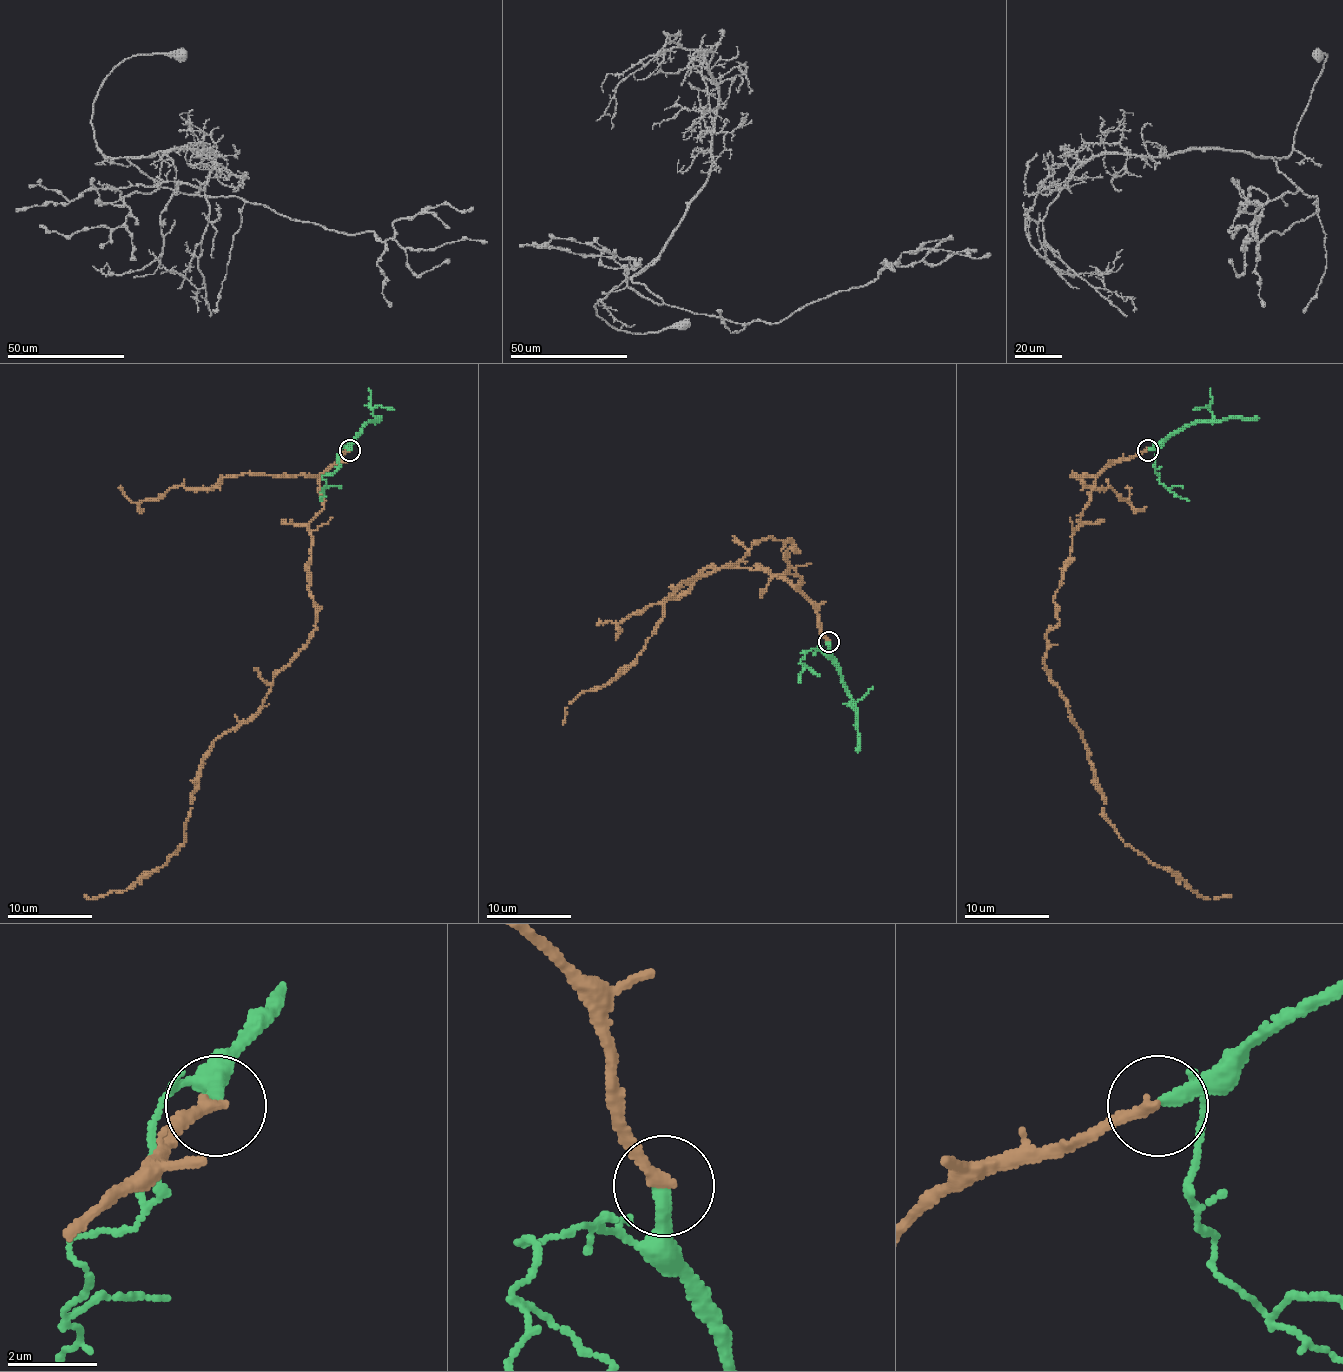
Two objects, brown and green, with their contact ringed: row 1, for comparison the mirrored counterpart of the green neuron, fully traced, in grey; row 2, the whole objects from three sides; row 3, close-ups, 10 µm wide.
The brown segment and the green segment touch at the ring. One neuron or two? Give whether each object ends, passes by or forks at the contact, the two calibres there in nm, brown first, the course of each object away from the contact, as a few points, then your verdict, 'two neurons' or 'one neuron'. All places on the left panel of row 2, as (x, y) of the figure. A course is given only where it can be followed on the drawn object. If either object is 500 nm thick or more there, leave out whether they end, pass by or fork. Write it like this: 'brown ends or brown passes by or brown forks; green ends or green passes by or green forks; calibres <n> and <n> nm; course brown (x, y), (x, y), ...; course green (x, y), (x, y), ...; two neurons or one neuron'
brown ends; green ends; calibres 260 and 320 nm; course brown (349, 450), (309, 524), (305, 647), (214, 742), (184, 842), (125, 890), (84, 895); course green (349, 450), (349, 443), (373, 420), (379, 418); one neuron

